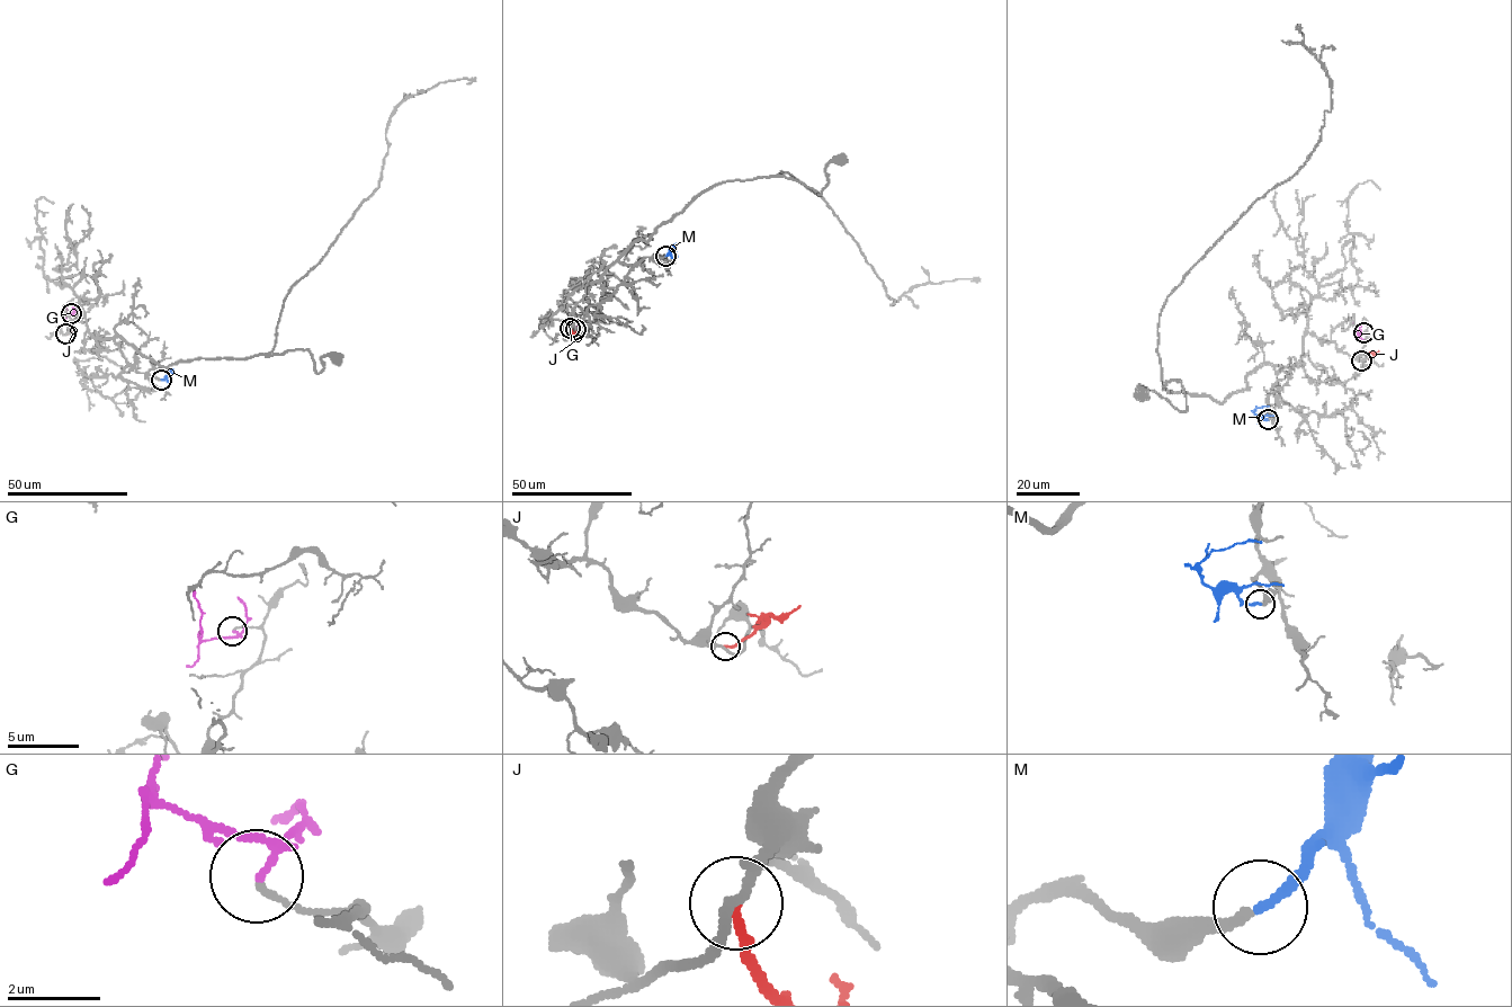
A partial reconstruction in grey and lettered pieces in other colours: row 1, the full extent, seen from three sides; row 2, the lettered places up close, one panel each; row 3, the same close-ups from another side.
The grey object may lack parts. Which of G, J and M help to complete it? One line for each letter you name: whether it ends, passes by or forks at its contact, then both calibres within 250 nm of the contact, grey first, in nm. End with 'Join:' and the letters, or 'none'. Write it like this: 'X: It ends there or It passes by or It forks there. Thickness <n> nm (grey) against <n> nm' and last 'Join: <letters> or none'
M: It ends there. Thickness 240 nm (grey) against 200 nm
Join: M

